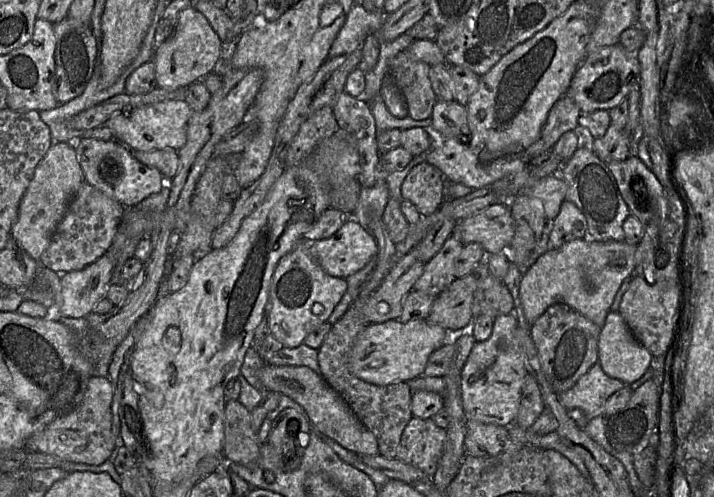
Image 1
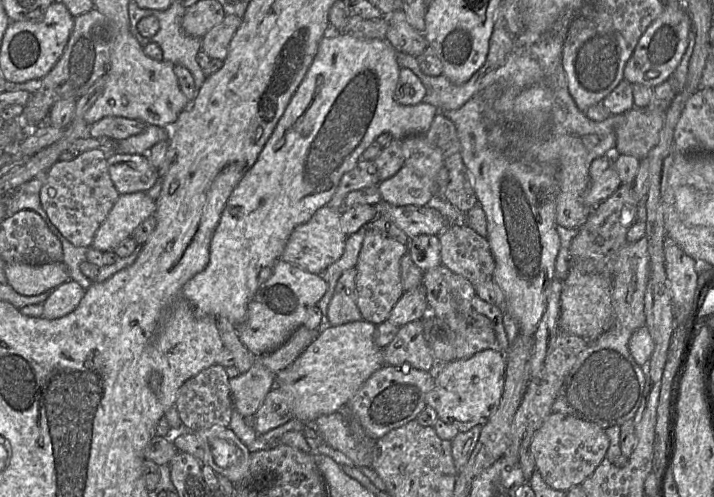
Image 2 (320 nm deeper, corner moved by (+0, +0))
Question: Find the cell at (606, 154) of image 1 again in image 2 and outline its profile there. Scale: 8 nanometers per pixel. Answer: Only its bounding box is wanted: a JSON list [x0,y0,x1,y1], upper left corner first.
[583,155,621,208]

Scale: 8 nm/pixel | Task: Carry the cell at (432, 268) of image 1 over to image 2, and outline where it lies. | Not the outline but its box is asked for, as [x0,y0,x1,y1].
[387,287,428,326]

